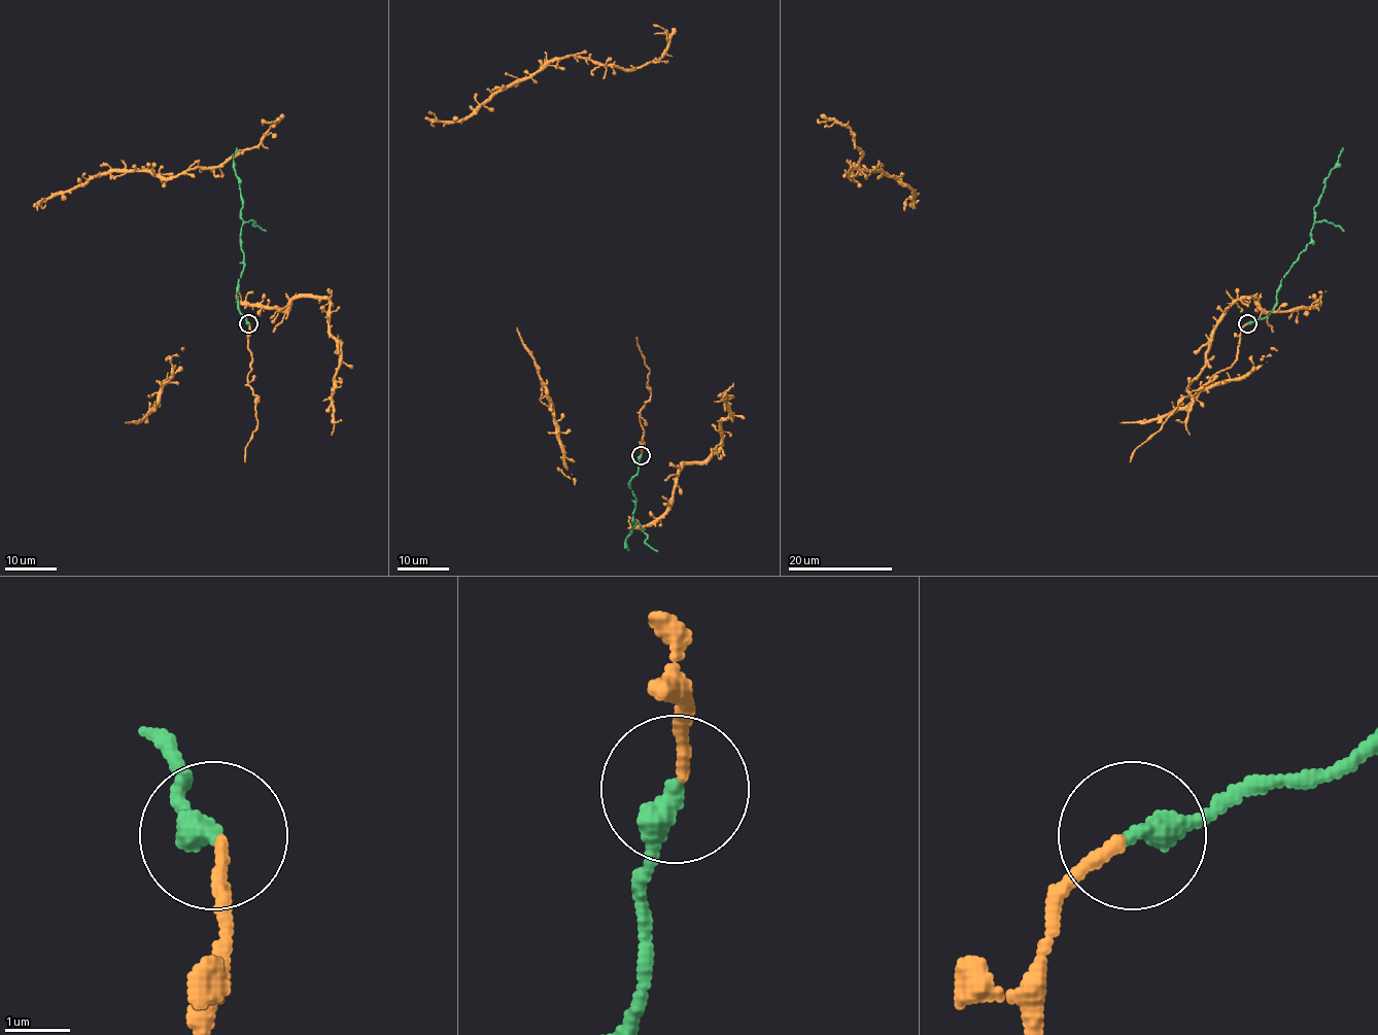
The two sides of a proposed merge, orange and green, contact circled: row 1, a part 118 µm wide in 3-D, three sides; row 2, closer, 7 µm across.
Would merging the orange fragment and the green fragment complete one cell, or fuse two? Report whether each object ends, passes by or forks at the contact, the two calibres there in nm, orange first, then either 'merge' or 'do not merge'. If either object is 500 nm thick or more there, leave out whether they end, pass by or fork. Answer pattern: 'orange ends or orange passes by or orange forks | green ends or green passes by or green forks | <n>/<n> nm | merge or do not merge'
orange ends | green ends | 170/380 nm | merge

